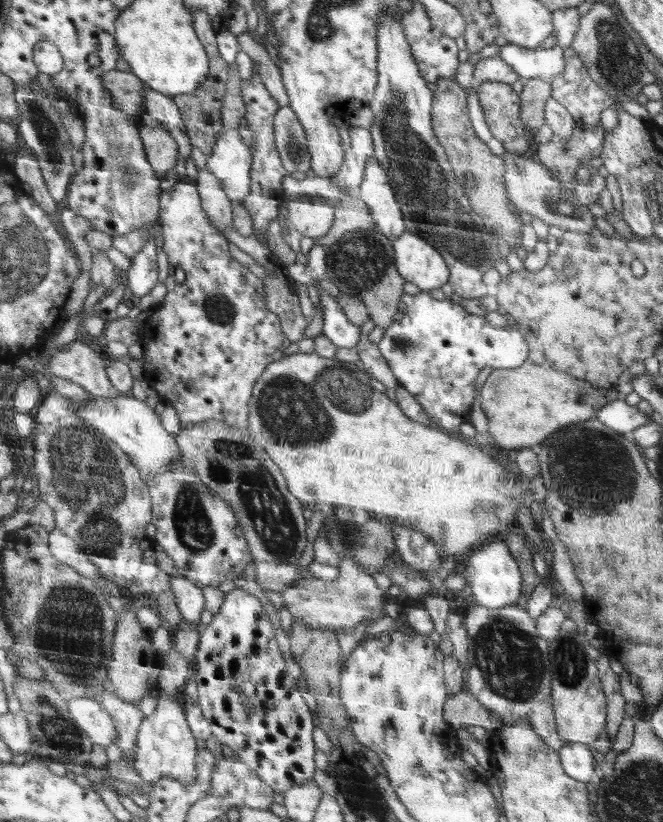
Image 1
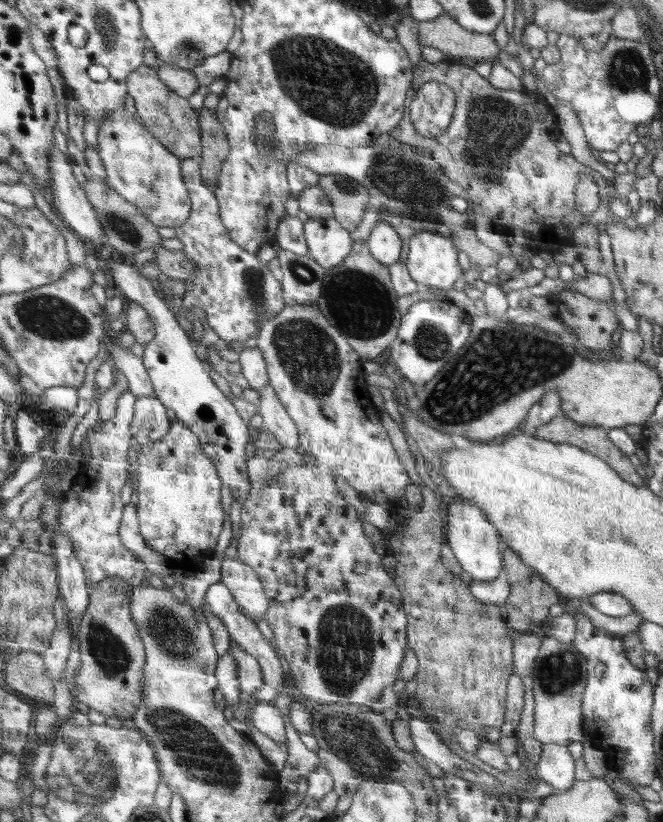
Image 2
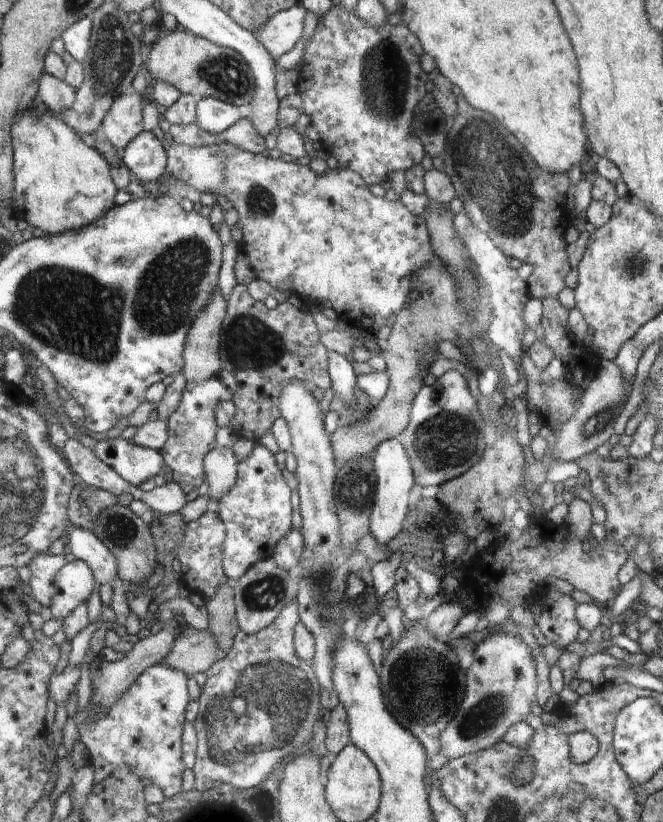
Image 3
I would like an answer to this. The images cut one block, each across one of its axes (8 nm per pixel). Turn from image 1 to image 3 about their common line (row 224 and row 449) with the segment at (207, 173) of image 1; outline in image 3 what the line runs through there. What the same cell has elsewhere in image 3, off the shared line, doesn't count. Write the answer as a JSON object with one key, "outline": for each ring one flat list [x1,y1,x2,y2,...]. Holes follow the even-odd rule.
{"outline":[[218,447,207,458,207,480,213,508,220,512,221,501,239,483,239,461,232,448]]}

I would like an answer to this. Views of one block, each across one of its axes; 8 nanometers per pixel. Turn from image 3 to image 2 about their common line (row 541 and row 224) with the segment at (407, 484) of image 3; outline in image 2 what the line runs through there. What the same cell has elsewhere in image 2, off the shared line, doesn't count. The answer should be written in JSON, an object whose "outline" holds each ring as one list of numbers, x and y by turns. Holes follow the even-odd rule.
{"outline":[[380,220,365,241,370,254,382,264,391,265,398,262,402,254,402,238,396,230,384,220]]}

